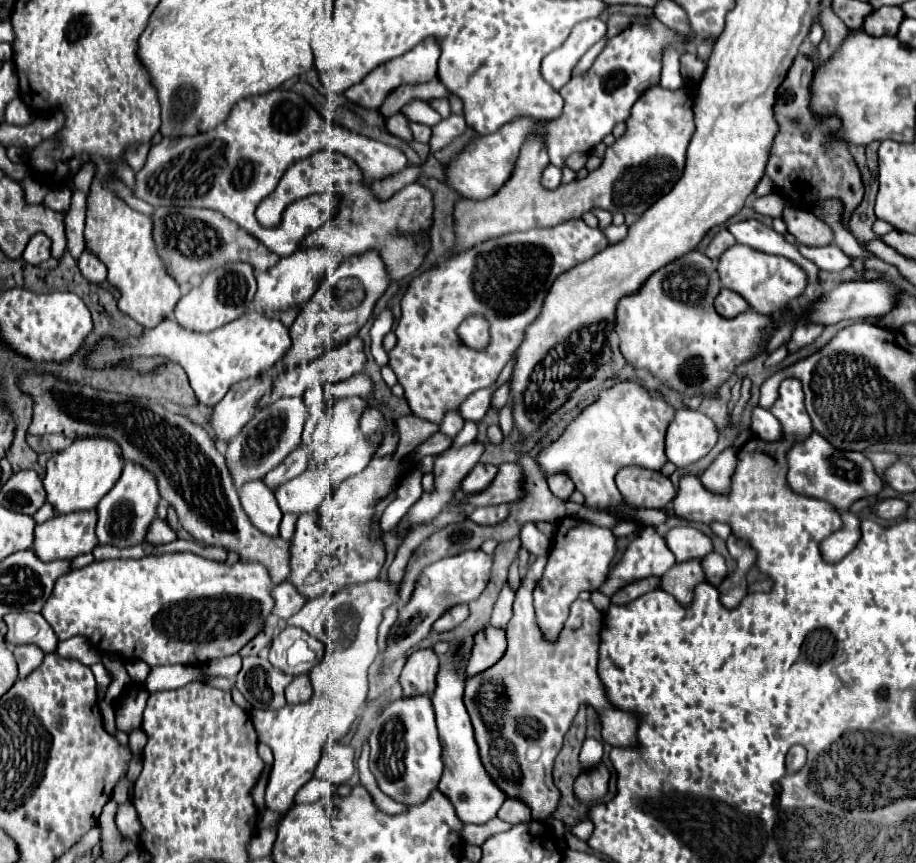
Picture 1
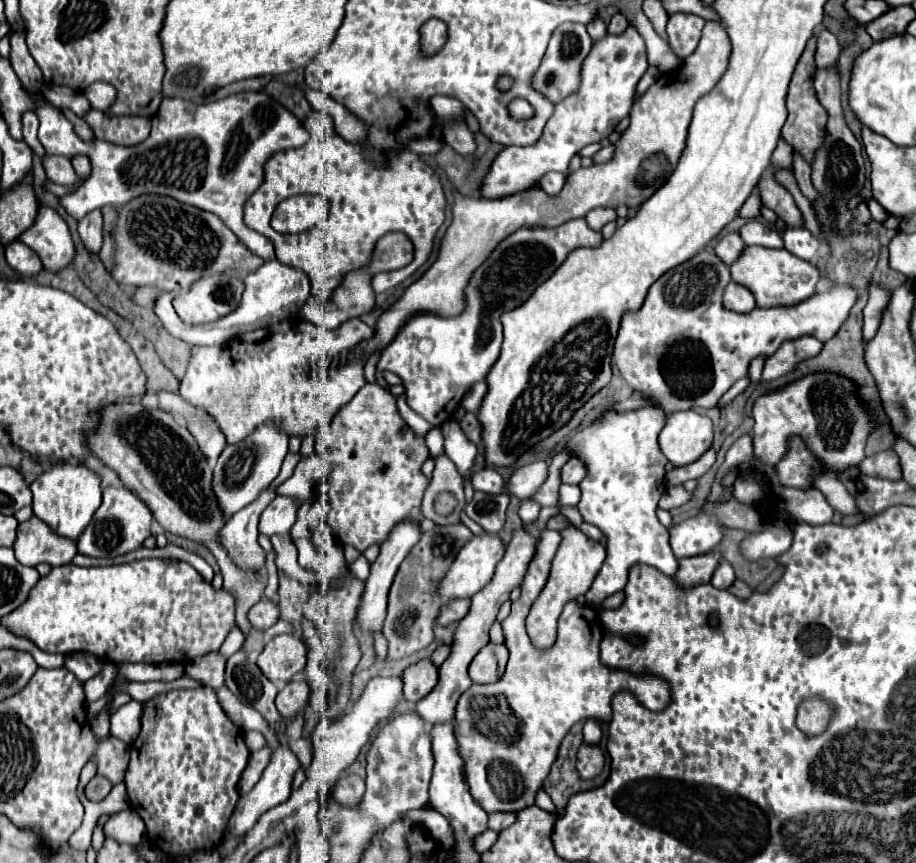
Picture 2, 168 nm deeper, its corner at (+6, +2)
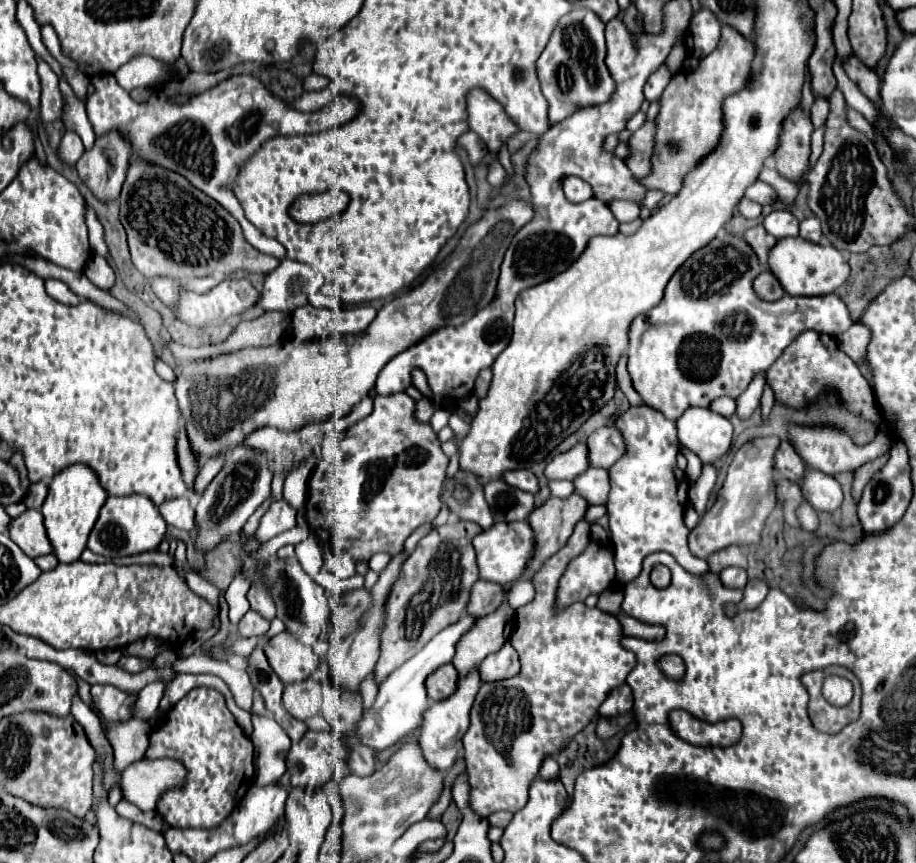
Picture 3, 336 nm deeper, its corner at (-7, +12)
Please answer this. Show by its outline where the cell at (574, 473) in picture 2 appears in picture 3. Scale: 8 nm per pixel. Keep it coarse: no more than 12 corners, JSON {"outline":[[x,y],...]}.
{"outline":[[615,425],[591,433],[591,467],[609,469],[625,453]]}

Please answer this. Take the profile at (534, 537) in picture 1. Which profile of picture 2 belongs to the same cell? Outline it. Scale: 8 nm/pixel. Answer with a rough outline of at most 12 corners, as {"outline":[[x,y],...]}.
{"outline":[[534,501],[522,503],[518,515],[524,525],[536,521],[540,507]]}

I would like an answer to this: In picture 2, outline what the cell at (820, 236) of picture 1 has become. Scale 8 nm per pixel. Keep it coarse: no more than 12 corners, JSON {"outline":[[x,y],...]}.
{"outline":[[772,175],[760,179],[762,203],[790,229],[804,227],[800,209]]}

